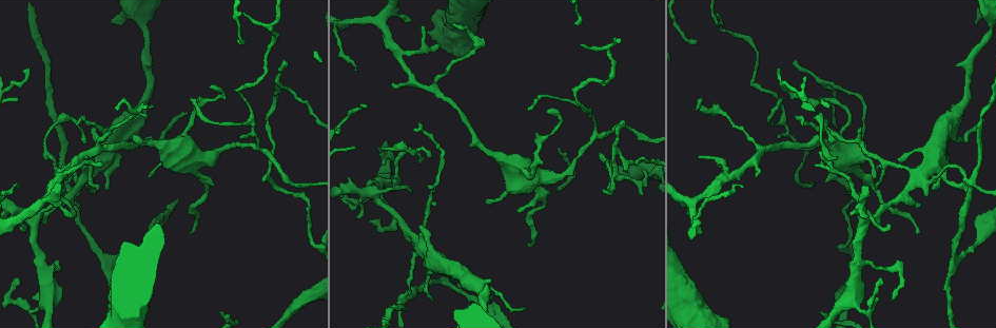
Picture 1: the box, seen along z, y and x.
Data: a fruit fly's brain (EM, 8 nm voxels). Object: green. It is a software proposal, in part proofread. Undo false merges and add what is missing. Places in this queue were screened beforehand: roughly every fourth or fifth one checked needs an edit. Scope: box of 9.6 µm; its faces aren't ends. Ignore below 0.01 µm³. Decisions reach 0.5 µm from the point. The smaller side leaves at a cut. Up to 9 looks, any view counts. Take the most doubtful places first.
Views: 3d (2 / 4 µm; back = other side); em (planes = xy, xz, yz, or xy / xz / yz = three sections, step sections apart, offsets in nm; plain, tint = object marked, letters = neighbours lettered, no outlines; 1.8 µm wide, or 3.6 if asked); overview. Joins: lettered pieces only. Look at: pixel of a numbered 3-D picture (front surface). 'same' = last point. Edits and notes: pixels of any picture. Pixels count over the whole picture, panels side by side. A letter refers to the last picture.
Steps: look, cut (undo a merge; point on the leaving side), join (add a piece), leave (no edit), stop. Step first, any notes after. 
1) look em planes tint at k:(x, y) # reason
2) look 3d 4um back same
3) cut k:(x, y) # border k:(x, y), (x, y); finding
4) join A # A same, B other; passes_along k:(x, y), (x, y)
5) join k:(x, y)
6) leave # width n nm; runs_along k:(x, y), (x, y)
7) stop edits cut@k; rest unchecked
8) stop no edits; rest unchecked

look em xy step 4 tint at 1:(67, 183) # narrows sharply

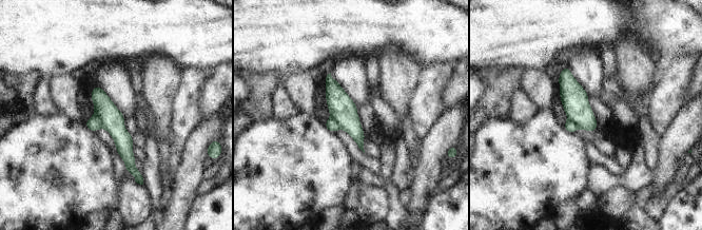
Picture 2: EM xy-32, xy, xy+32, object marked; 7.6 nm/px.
look em planes tint same

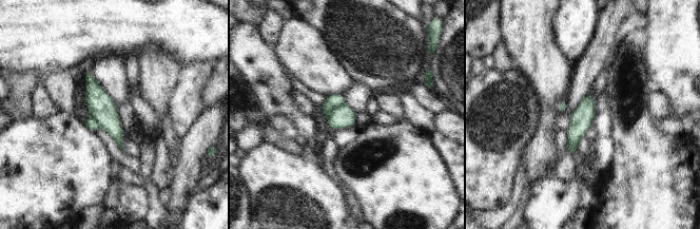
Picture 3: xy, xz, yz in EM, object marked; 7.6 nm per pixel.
look em planes letters same # see the neighbours

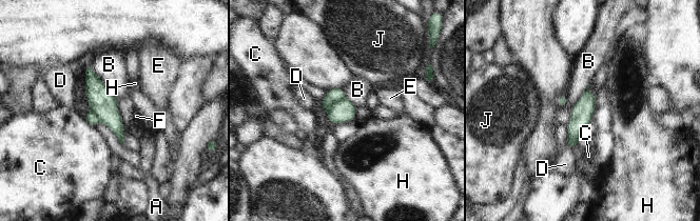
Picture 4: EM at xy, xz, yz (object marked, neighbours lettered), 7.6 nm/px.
cut 4:(342, 111) # longest_contact B 360 nm; A other, B other, C other, D other, E other, F other, H other, J other; border 4:(344, 97), (334, 101), (327, 113); a second neuron is stuck on

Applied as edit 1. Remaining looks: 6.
look em planes letters at 1:(380, 22) # three arms meet

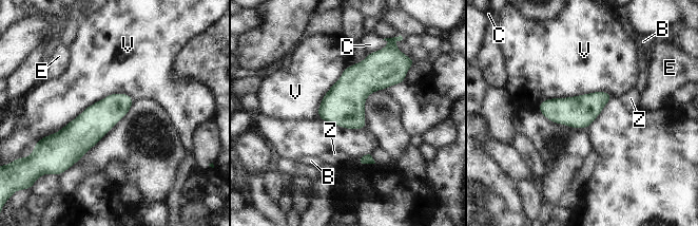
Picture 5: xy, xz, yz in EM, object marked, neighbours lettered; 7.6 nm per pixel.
leave # B other, C other, E other, V other, Z other; border 5:(133, 98), (110, 93), (43, 136); all the same neuron

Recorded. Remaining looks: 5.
look 3d 2um at 1:(889, 225) # branch stops here

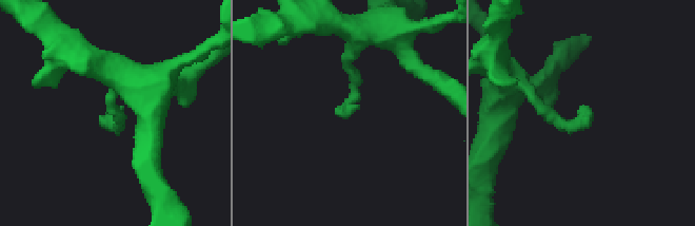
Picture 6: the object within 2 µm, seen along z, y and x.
look em xz step 16 letters at 6:(587, 108)

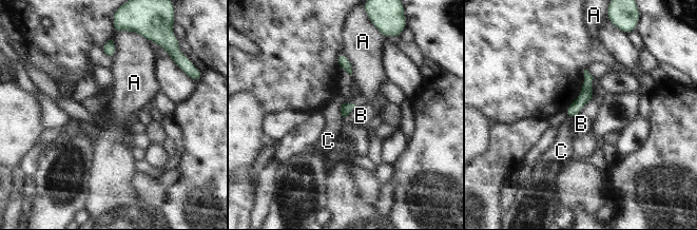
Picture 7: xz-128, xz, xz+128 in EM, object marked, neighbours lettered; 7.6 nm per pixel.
look em planes letters same # cut it another way

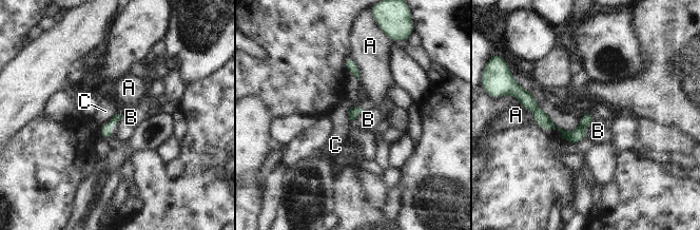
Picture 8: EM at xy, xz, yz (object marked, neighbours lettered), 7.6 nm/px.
leave # A other, B other, C other; no lettered piece goes on from it

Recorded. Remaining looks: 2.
stop edits cut@4; rest unchecked

